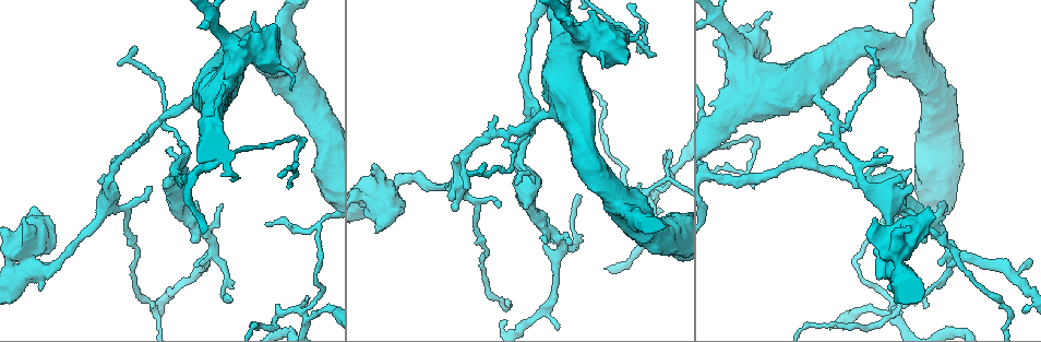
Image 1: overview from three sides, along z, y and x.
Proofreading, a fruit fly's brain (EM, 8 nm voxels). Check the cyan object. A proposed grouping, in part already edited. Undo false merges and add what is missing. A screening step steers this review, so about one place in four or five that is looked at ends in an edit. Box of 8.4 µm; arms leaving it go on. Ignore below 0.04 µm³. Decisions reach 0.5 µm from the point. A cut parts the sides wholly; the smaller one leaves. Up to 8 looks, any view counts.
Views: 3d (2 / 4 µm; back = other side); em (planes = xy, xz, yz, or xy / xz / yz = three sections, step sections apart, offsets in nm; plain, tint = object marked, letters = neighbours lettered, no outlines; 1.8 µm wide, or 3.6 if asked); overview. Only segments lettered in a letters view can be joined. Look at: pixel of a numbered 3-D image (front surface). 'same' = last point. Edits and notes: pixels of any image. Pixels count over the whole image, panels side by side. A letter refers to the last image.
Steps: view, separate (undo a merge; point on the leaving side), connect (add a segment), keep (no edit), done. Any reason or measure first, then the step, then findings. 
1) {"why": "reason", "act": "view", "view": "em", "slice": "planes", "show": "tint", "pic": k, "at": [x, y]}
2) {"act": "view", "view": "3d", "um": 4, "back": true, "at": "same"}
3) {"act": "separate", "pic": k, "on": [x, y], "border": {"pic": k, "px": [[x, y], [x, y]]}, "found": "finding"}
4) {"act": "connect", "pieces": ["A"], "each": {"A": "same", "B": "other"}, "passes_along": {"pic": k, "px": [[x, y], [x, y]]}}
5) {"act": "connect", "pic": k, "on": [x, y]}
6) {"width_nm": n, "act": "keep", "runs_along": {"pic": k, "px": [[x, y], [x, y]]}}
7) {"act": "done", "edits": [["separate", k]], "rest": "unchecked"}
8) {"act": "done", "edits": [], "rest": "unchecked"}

{"why": "four-way junction", "act": "view", "view": "3d", "um": 4, "pic": 1, "at": [313, 314]}

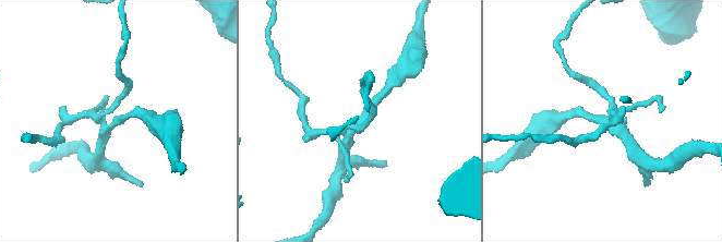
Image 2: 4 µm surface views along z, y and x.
{"why": "now the EM", "act": "view", "view": "em", "slice": "planes", "show": "letters", "pic": 2, "at": [114, 120]}

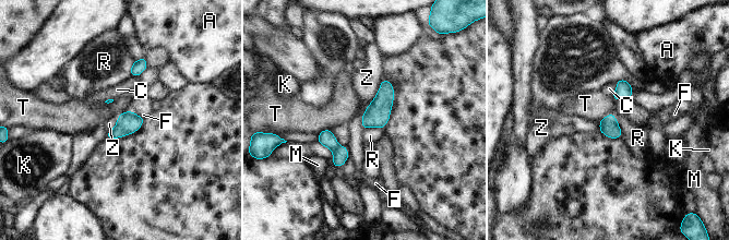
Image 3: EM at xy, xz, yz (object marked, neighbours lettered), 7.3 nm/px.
{"width_nm": 140, "act": "separate", "pic": 3, "on": [341, 154], "each": {"A": "other", "C": "other", "F": "other", "K": "other", "M": "other", "R": "other", "T": "other", "Z": "other"}, "border": {"pic": 3, "px": [[338, 146], [333, 151]]}, "found": "a second neuron is stuck on"}

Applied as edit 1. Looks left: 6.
{"why": "branch stops here", "act": "view", "view": "3d", "um": 2, "pic": 1, "at": [753, 187]}

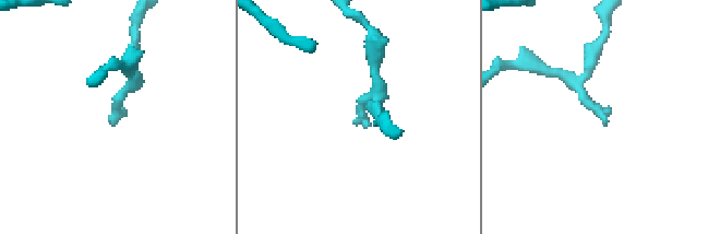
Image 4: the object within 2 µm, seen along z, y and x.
{"act": "view", "view": "em", "slice": "xy", "step": 8, "show": "letters", "pic": 4, "at": [114, 126]}

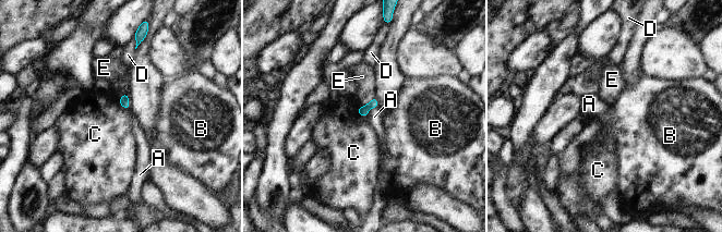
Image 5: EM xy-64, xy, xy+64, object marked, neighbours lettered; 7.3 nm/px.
{"act": "view", "view": "em", "slice": "planes", "show": "letters", "at": "same"}

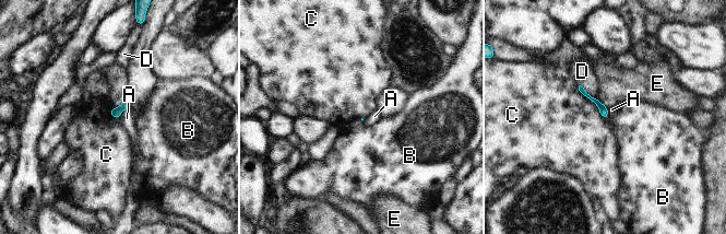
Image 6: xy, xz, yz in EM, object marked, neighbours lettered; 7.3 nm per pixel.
{"act": "keep", "each": {"A": "other", "B": "other", "C": "other", "D": "other", "E": "other"}, "runs_along": {"pic": 6, "px": [[581, 89], [603, 108], [605, 116]]}, "found": "no lettered segment goes on from it"}

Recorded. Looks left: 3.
{"why": "an open end", "act": "view", "view": "3d", "um": 2, "back": true, "pic": 1, "at": [266, 225]}

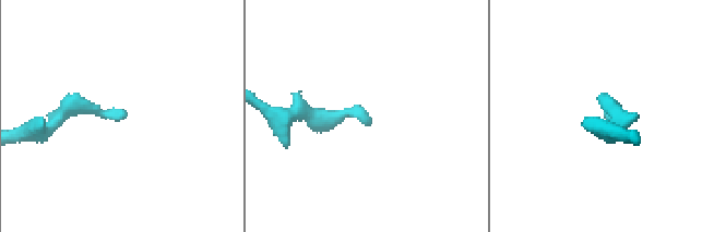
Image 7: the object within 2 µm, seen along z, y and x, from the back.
{"why": "need the tissue", "act": "view", "view": "em", "slice": "yz", "step": 16, "show": "tint", "pic": 7, "at": [126, 117]}

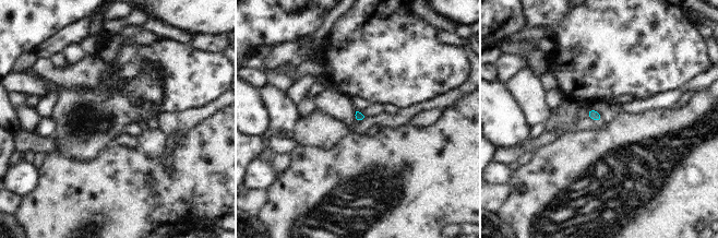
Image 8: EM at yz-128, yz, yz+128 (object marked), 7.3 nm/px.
{"why": "another direction", "act": "view", "view": "em", "slice": "planes", "show": "letters", "at": "same"}

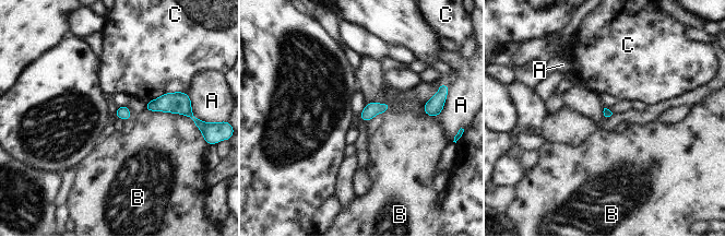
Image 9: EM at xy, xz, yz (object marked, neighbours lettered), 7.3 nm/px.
{"act": "keep", "each": {"A": "other", "B": "other", "C": "other"}, "border": {"pic": 9, "px": [[145, 108], [180, 113], [192, 121]]}, "found": "no lettered segment goes on from it"}

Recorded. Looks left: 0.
{"act": "done", "edits": [["separate", 3]], "rest": "unchecked"}

